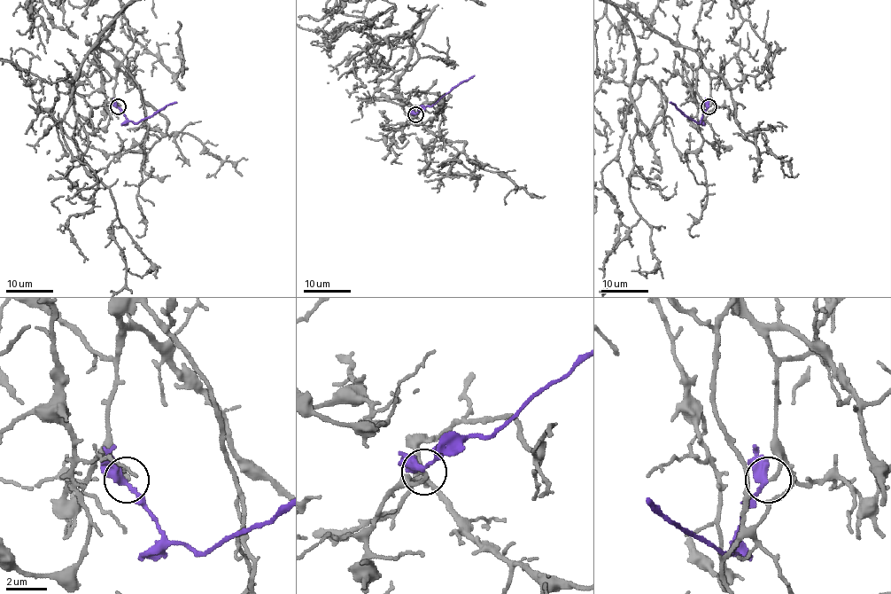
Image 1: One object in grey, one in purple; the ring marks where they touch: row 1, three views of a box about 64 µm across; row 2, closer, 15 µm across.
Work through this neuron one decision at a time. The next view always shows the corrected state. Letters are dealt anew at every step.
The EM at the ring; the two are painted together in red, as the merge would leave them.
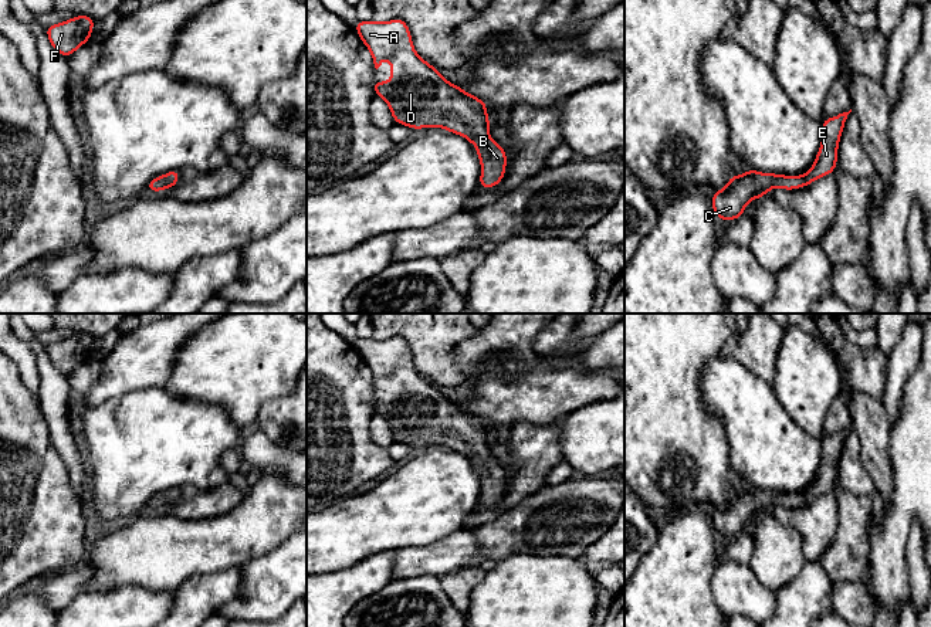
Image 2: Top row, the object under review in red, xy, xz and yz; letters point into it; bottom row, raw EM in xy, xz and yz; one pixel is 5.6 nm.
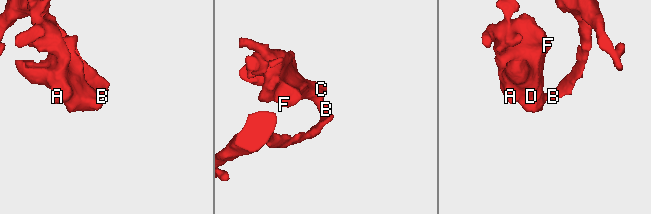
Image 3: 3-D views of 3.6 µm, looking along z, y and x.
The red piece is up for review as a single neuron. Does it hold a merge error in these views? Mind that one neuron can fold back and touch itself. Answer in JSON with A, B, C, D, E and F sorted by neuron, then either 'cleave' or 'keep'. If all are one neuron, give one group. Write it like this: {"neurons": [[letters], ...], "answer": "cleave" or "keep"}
{"neurons": [["A", "B", "C", "D", "E", "F"]], "answer": "keep"}

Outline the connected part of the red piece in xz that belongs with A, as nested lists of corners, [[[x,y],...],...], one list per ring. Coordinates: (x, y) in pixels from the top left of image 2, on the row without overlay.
[[[359,338],[353,345],[369,366],[376,387],[383,377],[392,380],[392,397],[380,400],[375,396],[373,409],[389,423],[395,441],[410,447],[444,445],[464,454],[478,465],[478,504],[491,506],[500,502],[507,487],[507,470],[488,453],[488,423],[448,400],[414,369],[404,338]]]

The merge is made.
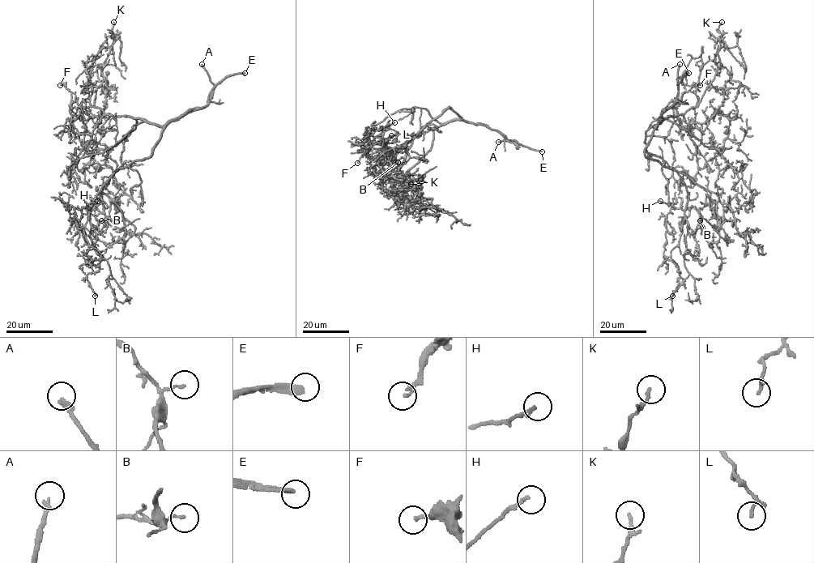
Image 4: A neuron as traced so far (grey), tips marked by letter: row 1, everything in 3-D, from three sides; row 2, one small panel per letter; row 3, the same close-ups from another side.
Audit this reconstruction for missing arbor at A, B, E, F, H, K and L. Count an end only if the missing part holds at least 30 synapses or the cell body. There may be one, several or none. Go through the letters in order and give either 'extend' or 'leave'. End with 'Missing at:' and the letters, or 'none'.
A: extend
B: leave
E: extend
F: leave
H: extend
K: leave
L: leave
Missing at: A, E, H

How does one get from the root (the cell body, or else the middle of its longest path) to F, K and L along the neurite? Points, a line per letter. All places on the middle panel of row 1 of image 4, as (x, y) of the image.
F: (452, 109), (459, 119), (415, 134), (393, 151), (372, 152), (368, 139), (368, 149), (357, 163)
K: (452, 109), (459, 119), (411, 136), (391, 159), (400, 182), (405, 180), (413, 183), (409, 181), (411, 184)
L: (452, 109), (447, 108), (408, 142), (394, 151), (381, 144), (398, 134), (395, 141), (383, 142), (391, 135)

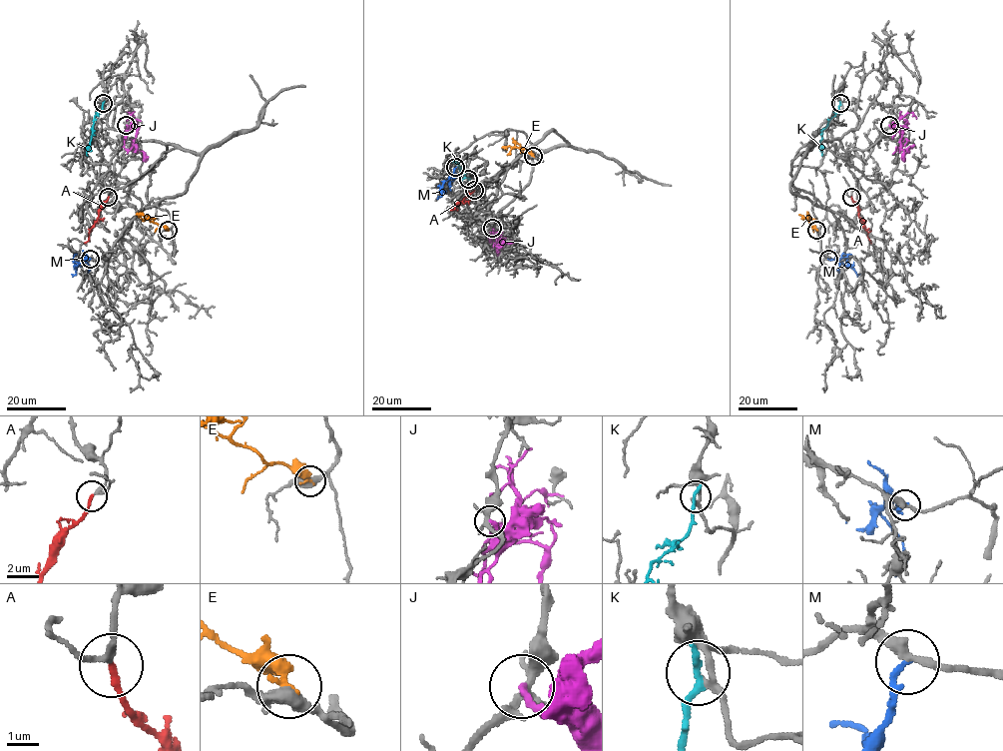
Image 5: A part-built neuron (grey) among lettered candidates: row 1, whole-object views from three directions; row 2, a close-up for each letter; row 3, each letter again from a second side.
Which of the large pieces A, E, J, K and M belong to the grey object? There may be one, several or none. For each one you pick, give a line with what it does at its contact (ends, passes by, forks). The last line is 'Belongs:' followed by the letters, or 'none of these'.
A: It ends there
Belongs: A

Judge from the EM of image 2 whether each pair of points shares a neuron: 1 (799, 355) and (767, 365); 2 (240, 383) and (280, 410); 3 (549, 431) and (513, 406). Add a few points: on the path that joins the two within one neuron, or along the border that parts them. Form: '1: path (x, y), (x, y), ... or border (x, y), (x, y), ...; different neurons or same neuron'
1: border (784, 329), (777, 372), (769, 383); different neurons
2: border (291, 392), (267, 400), (260, 407), (253, 426); different neurons
3: border (562, 416), (545, 424), (517, 422), (513, 426); different neurons

